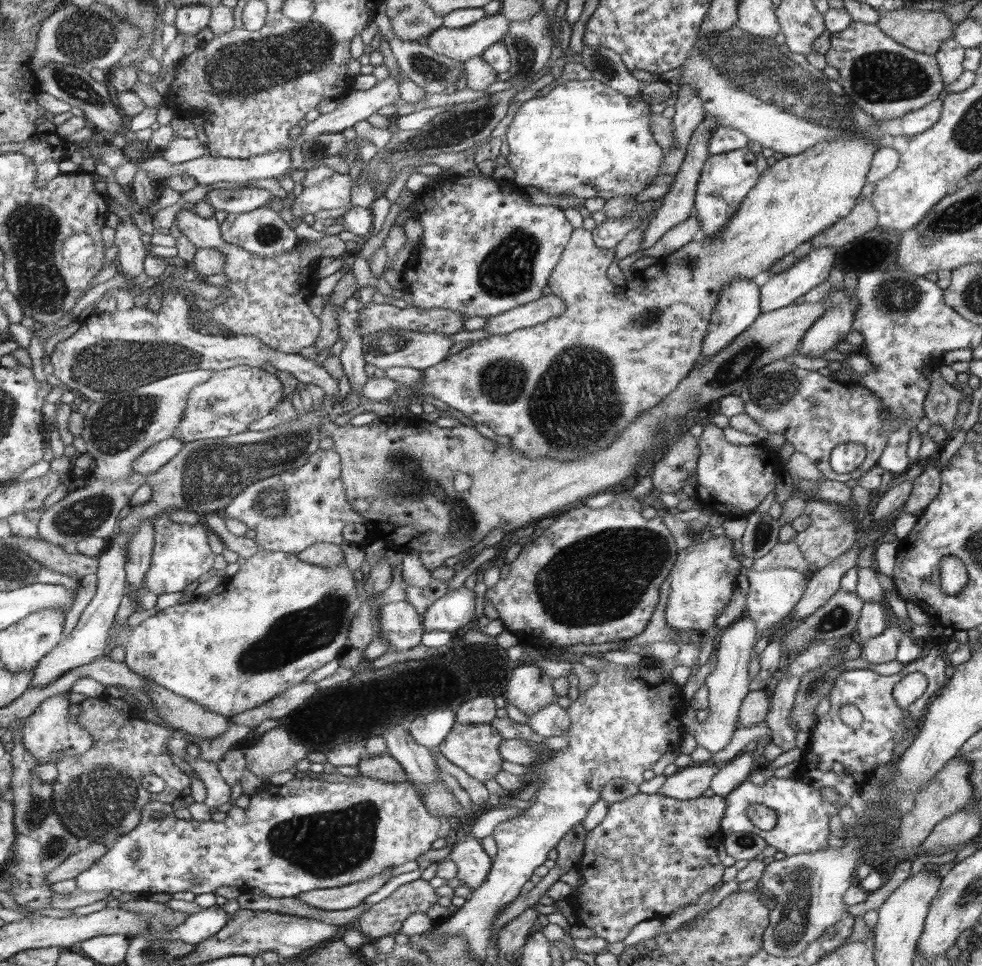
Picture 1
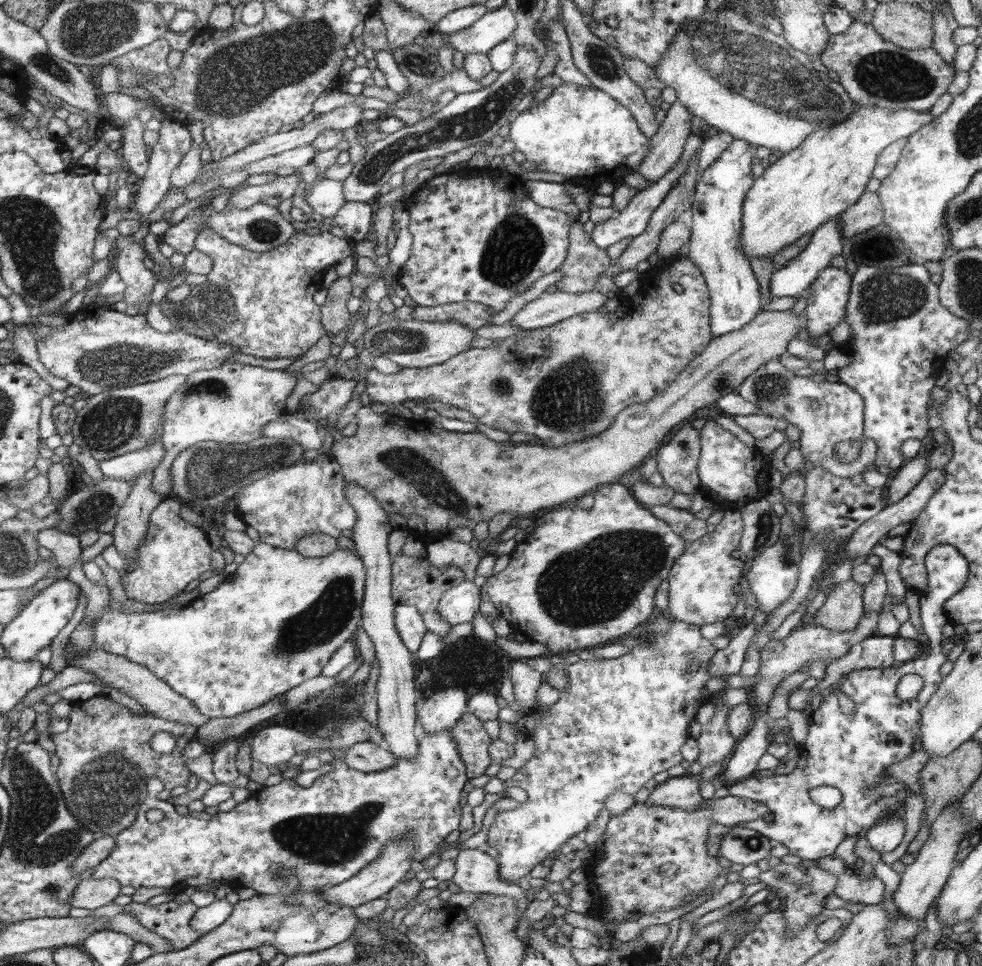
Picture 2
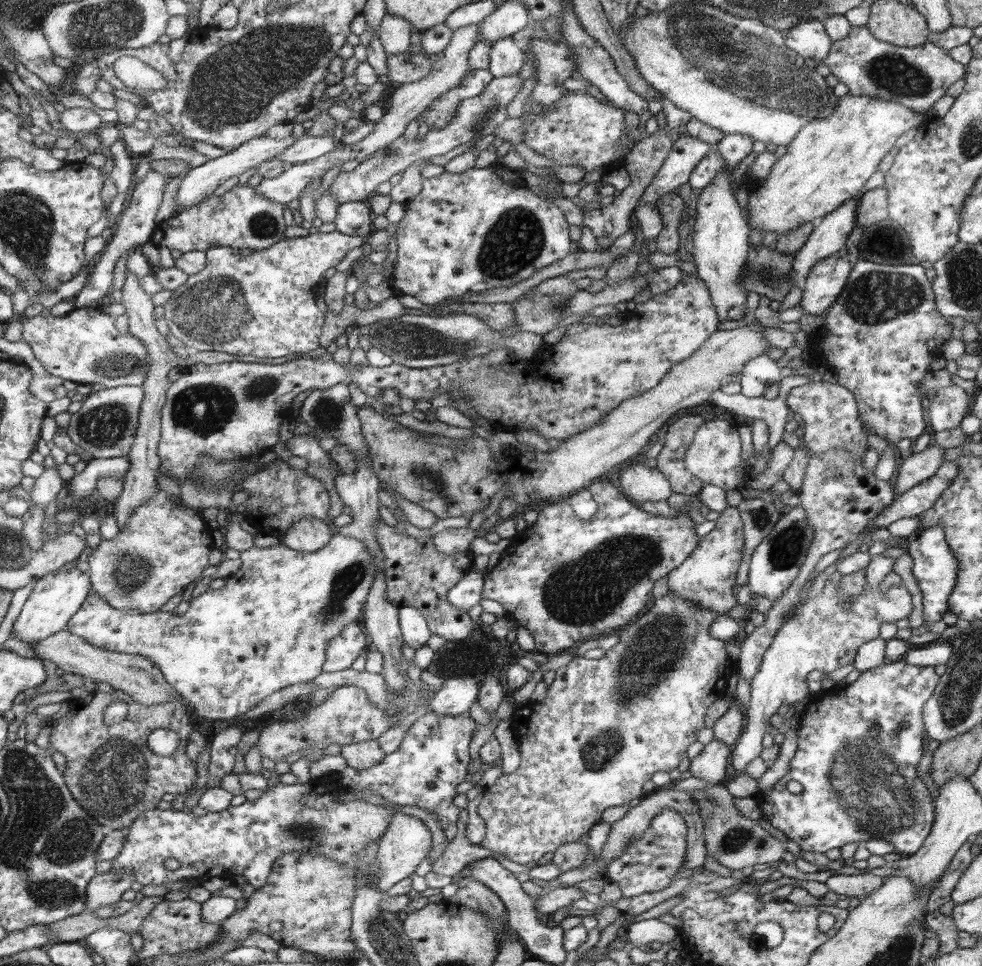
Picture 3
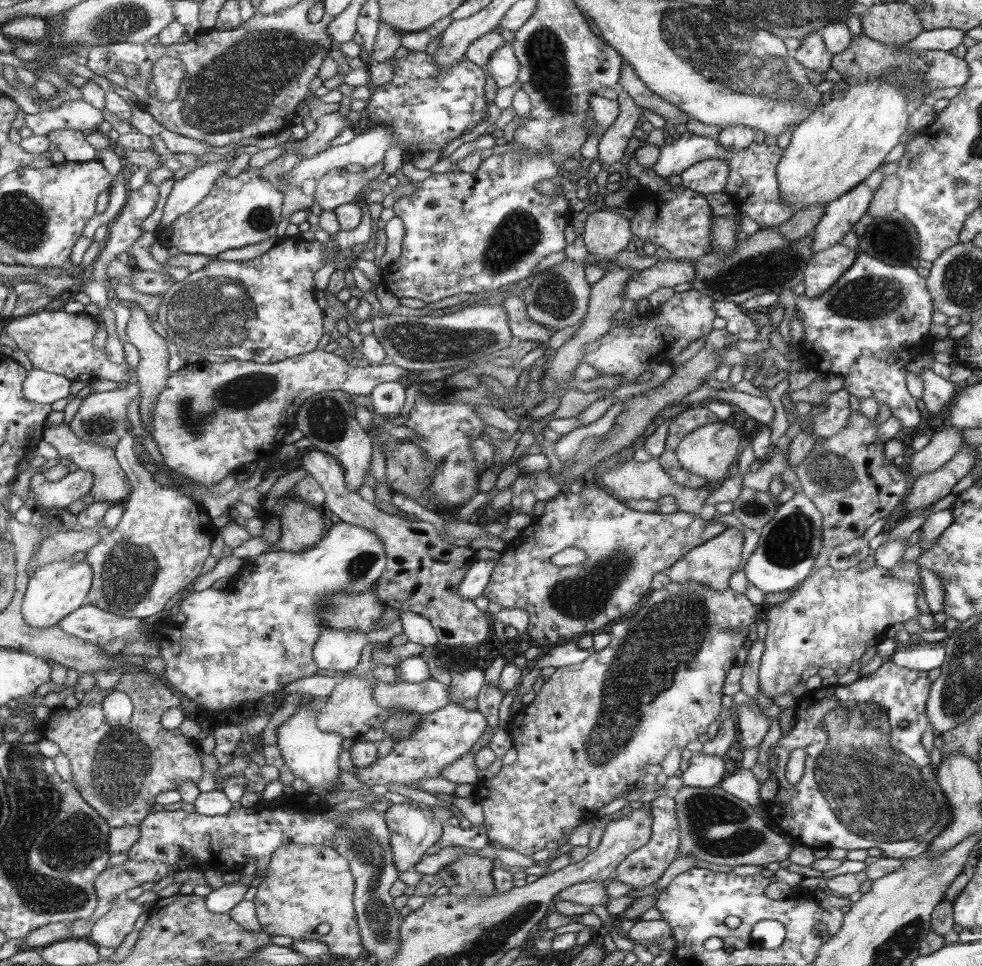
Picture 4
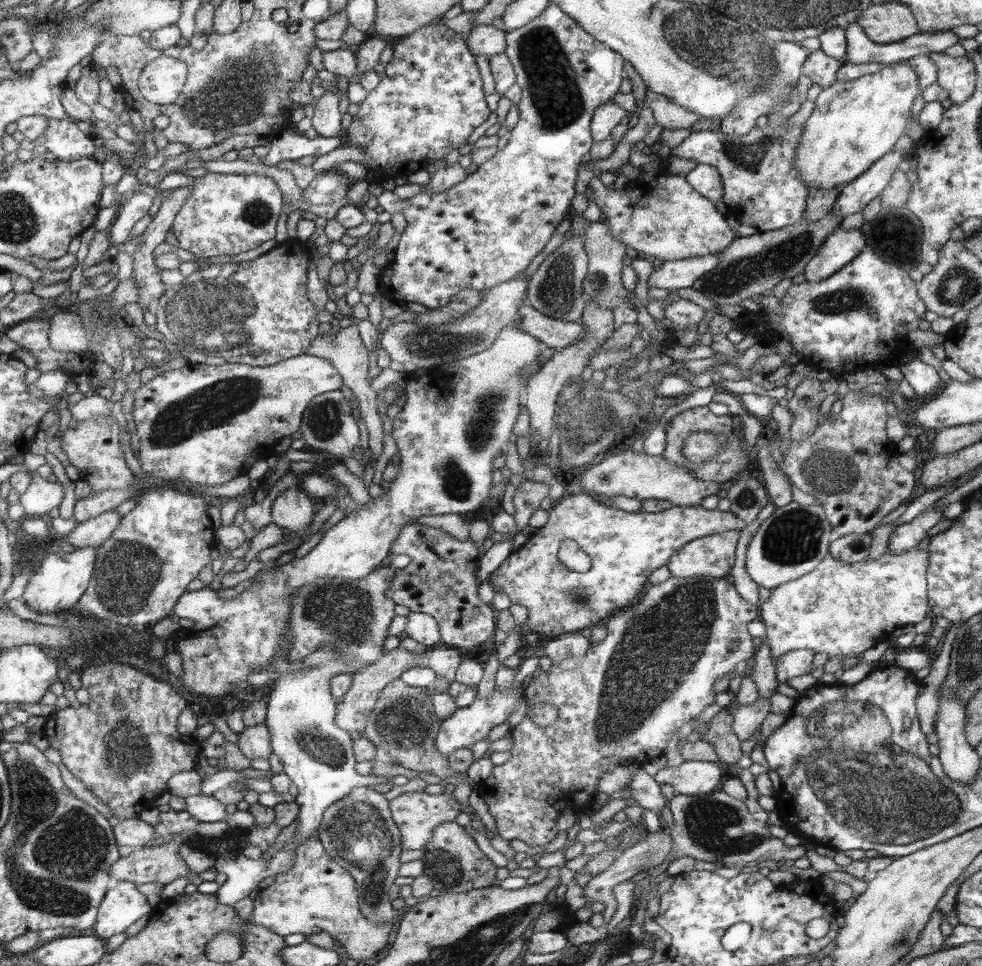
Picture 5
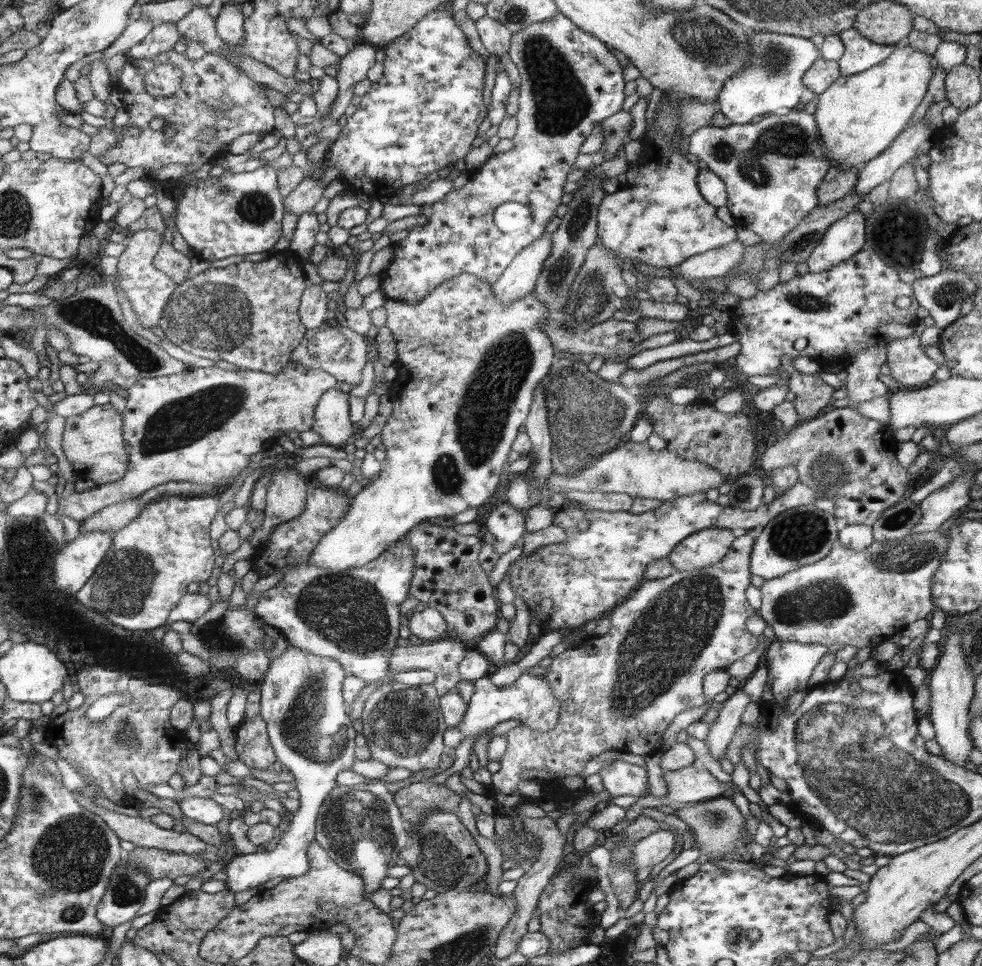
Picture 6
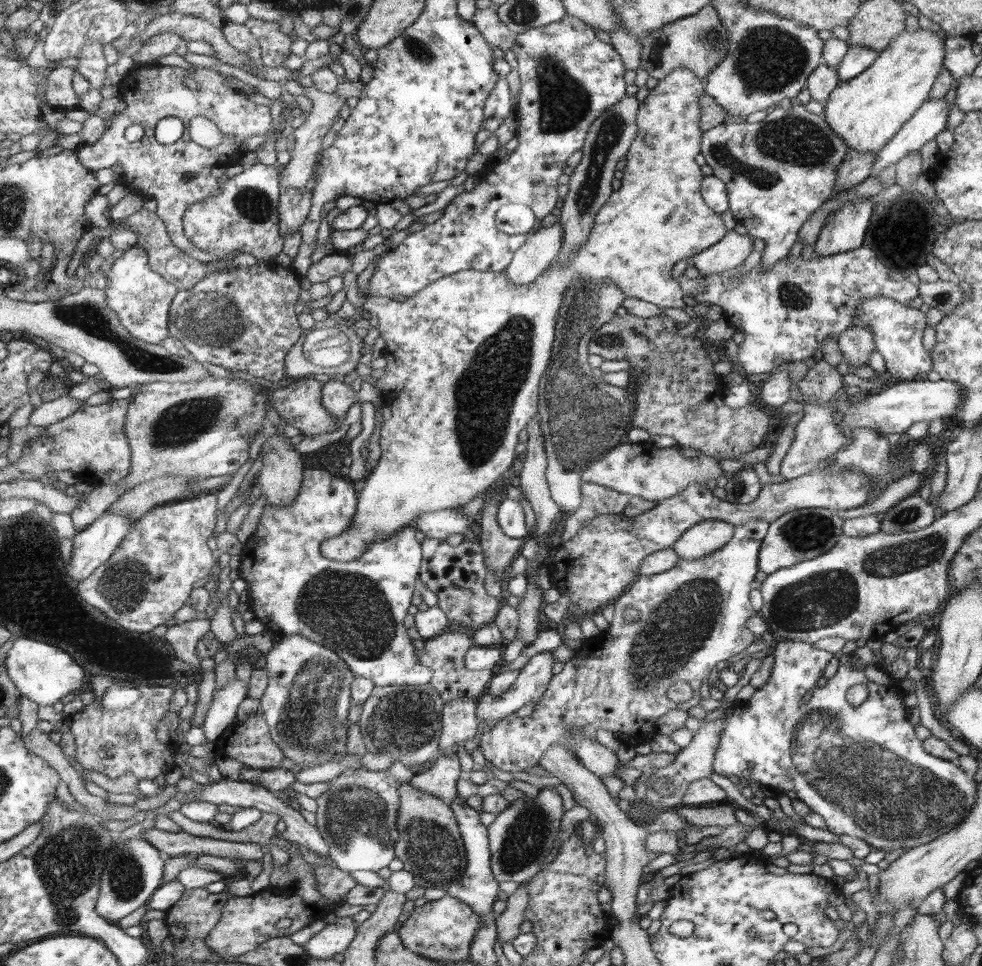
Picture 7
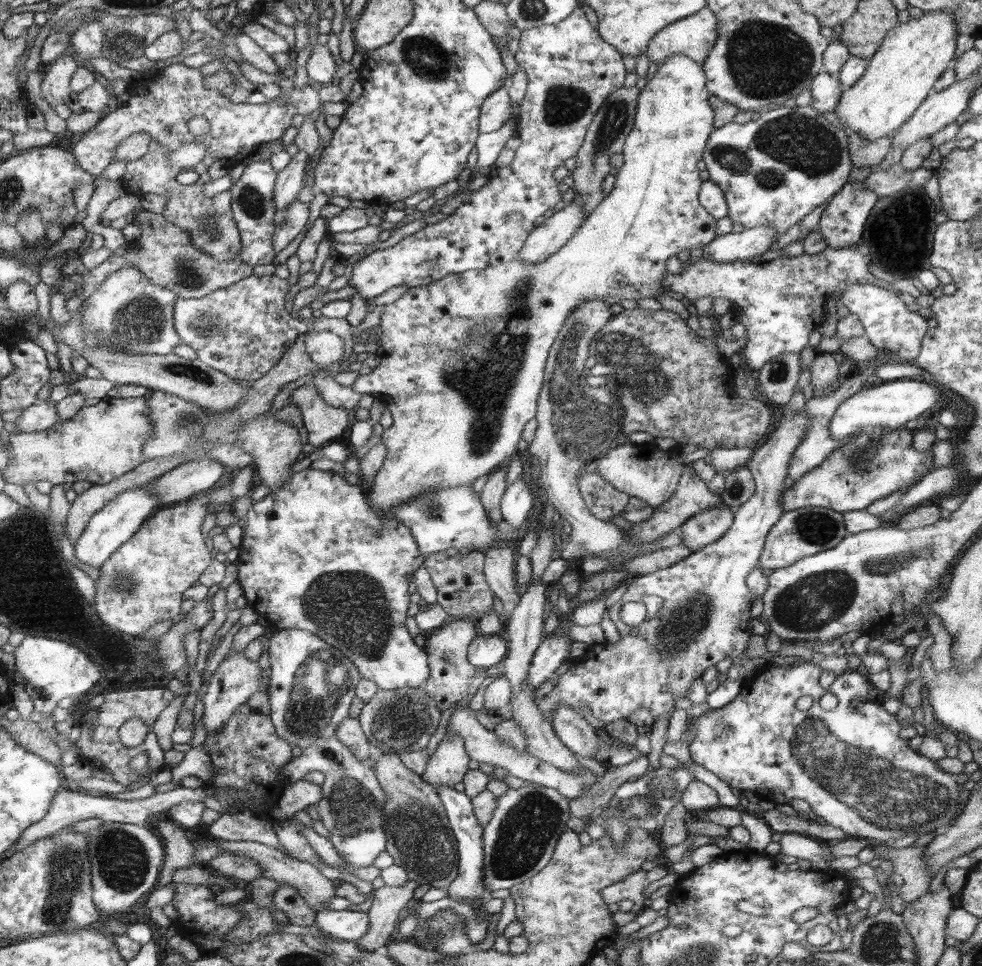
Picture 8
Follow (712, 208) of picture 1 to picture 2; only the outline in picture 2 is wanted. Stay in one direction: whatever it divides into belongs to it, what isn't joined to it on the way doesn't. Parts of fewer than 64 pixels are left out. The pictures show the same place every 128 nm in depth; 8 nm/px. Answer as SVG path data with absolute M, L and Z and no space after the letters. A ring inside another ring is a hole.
M736 139L719 160L701 172L695 186L694 202L688 214L691 229L686 253L704 272L711 300L711 332L722 336L750 324L762 311L760 286L749 259L741 251L743 203L755 182L752 165L755 152L748 142Z

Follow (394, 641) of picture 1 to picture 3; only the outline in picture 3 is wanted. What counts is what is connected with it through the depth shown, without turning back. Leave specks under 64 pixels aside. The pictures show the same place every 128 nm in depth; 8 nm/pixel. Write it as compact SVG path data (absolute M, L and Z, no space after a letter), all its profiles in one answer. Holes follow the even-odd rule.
M403 606L398 611L399 626L403 643L415 650L425 646L433 634L426 617L413 606Z

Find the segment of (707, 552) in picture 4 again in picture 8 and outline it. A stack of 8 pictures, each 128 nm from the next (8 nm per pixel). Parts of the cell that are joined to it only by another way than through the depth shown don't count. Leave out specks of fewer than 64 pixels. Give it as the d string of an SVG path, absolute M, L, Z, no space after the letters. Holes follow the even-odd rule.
M722 504L722 507L714 507L708 511L700 512L700 515L688 519L680 527L682 531L682 545L692 553L716 543L722 539L734 523L734 512L730 506Z

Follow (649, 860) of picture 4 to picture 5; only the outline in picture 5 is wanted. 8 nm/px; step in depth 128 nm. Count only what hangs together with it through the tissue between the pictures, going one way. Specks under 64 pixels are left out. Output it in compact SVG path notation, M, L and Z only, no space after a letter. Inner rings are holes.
M642 765L637 766L631 782L627 782L627 785L628 787L621 790L630 791L630 798L637 800L638 806L644 809L647 808L659 814L669 803L660 792L660 784L656 782L654 777L649 776Z

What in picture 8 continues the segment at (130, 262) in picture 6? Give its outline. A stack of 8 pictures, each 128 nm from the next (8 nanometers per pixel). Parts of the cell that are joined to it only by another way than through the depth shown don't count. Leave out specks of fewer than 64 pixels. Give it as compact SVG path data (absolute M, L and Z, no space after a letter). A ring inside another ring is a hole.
M136 267L113 272L83 304L85 331L100 333L99 345L144 354L167 355L184 340L176 332L174 308L178 301L172 289L150 280Z

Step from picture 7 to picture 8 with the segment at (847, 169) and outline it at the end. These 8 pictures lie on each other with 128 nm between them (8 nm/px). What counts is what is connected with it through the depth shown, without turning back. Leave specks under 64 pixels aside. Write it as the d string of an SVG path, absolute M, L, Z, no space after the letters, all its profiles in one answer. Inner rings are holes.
M858 133L849 134L848 145L852 165L858 169L880 165L892 149L892 142L894 142L892 136L885 136L878 140L864 140Z

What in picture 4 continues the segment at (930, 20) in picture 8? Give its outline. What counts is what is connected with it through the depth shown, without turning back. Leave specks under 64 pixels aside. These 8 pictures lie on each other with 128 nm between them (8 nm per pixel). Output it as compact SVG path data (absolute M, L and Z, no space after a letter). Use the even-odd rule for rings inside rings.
M840 81L822 96L823 104L793 128L790 144L784 149L783 159L776 168L780 198L793 208L794 213L813 204L832 202L864 182L882 166L886 154L901 142L900 136L908 126L906 87L898 87L888 81L868 81L860 85L848 85Z

